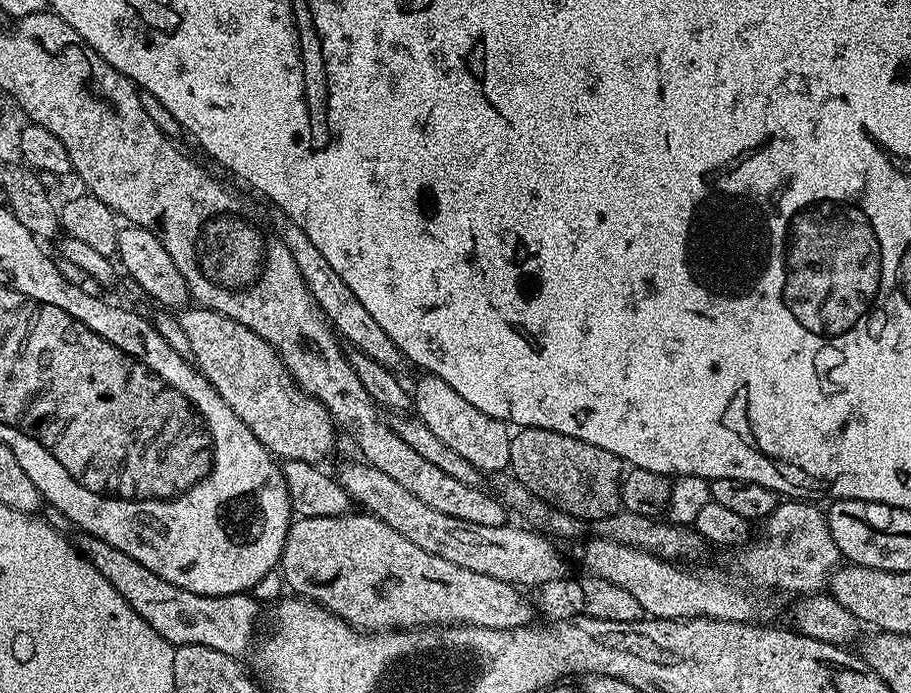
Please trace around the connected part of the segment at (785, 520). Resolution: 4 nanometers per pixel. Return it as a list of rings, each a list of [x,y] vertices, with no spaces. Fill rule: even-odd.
[[[788,498],[777,503],[768,519],[763,521],[764,537],[760,544],[753,543],[747,549],[748,556],[742,557],[740,565],[730,572],[722,568],[717,571],[704,568],[695,576],[679,563],[663,560],[634,546],[622,546],[613,540],[595,538],[589,539],[589,544],[584,548],[584,564],[588,567],[585,569],[591,575],[606,578],[606,582],[614,582],[614,586],[622,586],[622,590],[634,594],[644,613],[654,620],[697,620],[699,616],[705,616],[708,620],[737,620],[740,624],[764,622],[776,600],[776,592],[791,598],[823,593],[834,569],[841,563],[842,557],[830,534],[827,515],[812,504],[815,503],[800,498]]]

